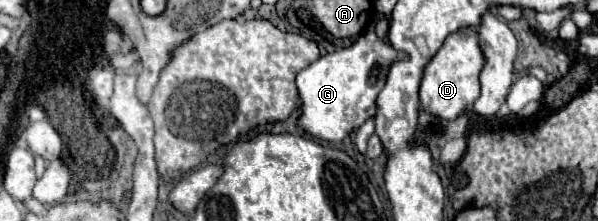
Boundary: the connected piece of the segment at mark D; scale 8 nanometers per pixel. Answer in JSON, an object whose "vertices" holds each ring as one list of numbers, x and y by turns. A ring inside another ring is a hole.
{"vertices":[[461,28,447,36,439,52,425,66,423,80,419,86,419,102,427,114,455,120,461,116,467,106,479,98,479,72,483,70,485,58,479,48,479,38,473,28]]}

